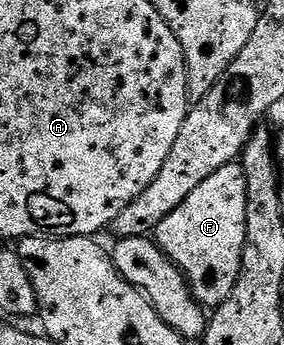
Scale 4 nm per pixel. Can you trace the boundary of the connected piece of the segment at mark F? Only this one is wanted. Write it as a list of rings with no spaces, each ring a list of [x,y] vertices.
[[[230,162],[220,172],[212,172],[199,184],[184,204],[160,220],[156,231],[158,247],[178,265],[190,283],[190,292],[204,308],[217,308],[232,296],[240,276],[246,243],[248,184],[238,162]]]

